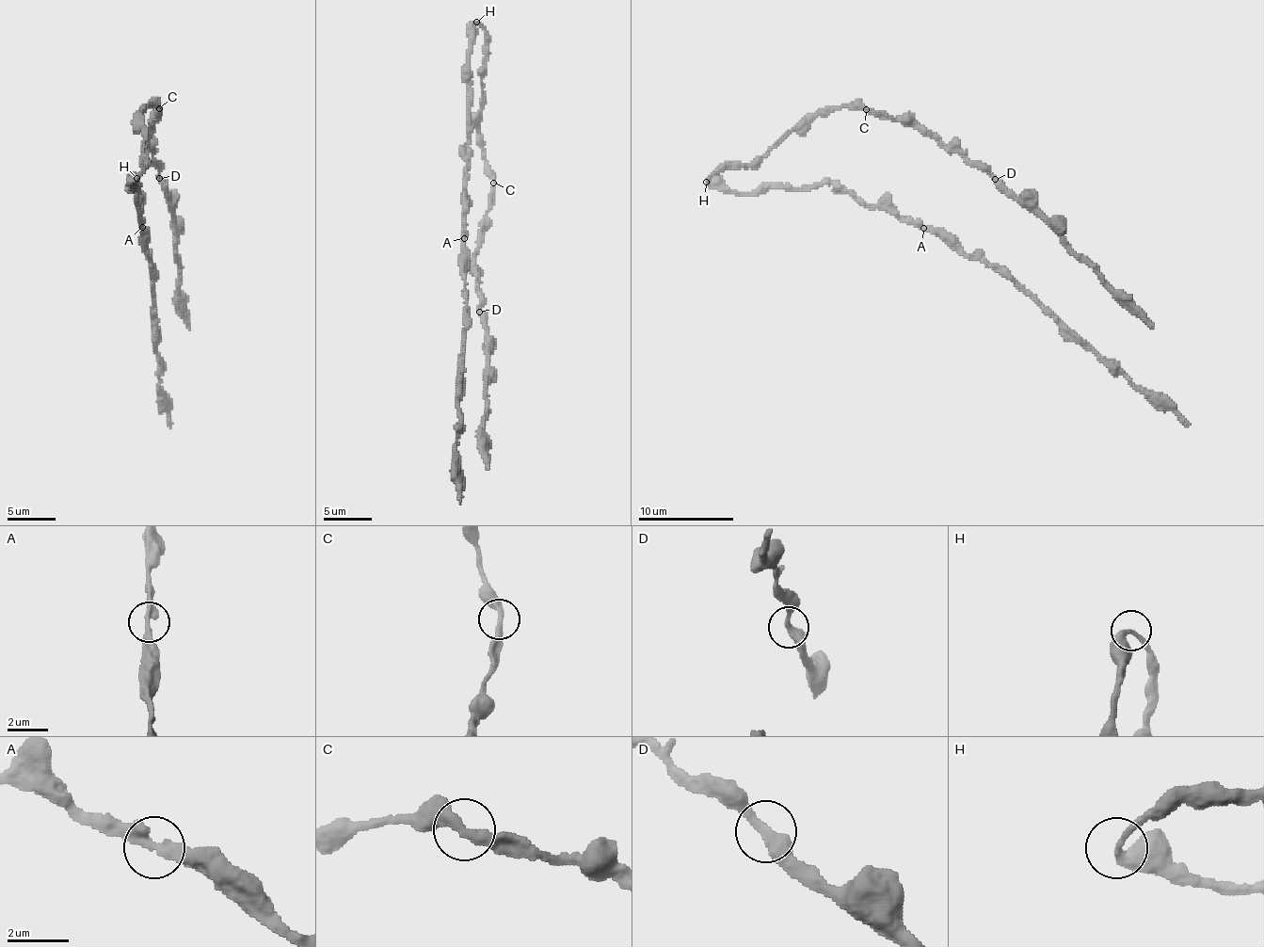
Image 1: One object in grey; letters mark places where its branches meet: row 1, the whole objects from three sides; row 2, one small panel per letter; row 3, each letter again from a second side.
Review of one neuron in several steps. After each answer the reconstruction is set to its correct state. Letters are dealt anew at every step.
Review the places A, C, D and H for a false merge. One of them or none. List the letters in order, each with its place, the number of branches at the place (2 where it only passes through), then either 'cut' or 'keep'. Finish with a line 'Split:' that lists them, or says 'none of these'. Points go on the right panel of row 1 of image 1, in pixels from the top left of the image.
A: (923, 228) | 2 | keep
C: (866, 109) | 2 | keep
D: (995, 179) | 2 | keep
H: (706, 182) | 2 | keep
Split: none of these

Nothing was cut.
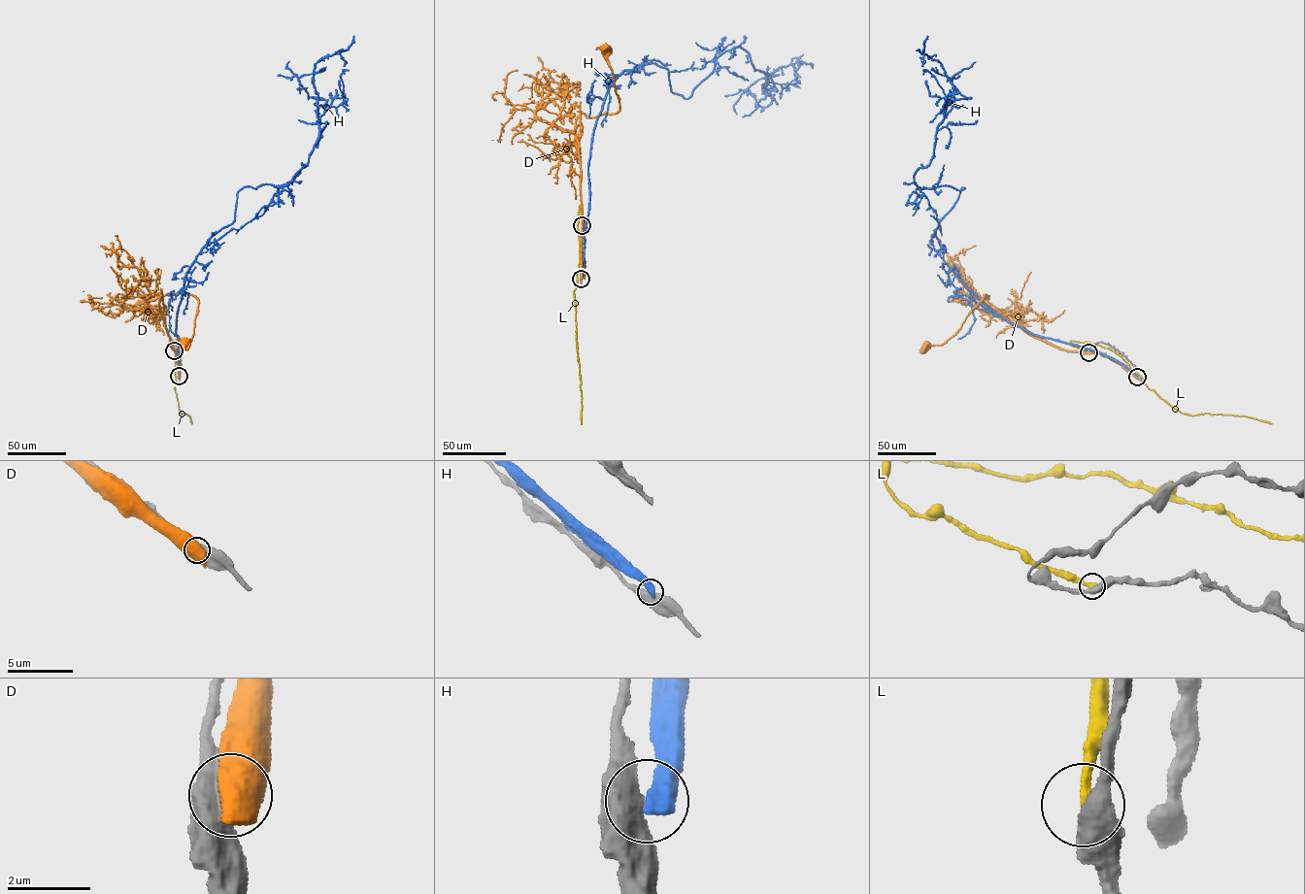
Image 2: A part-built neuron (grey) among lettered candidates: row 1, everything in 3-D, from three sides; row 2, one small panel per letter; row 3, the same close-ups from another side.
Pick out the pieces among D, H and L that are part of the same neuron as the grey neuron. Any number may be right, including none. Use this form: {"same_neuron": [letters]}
{"same_neuron": []}

